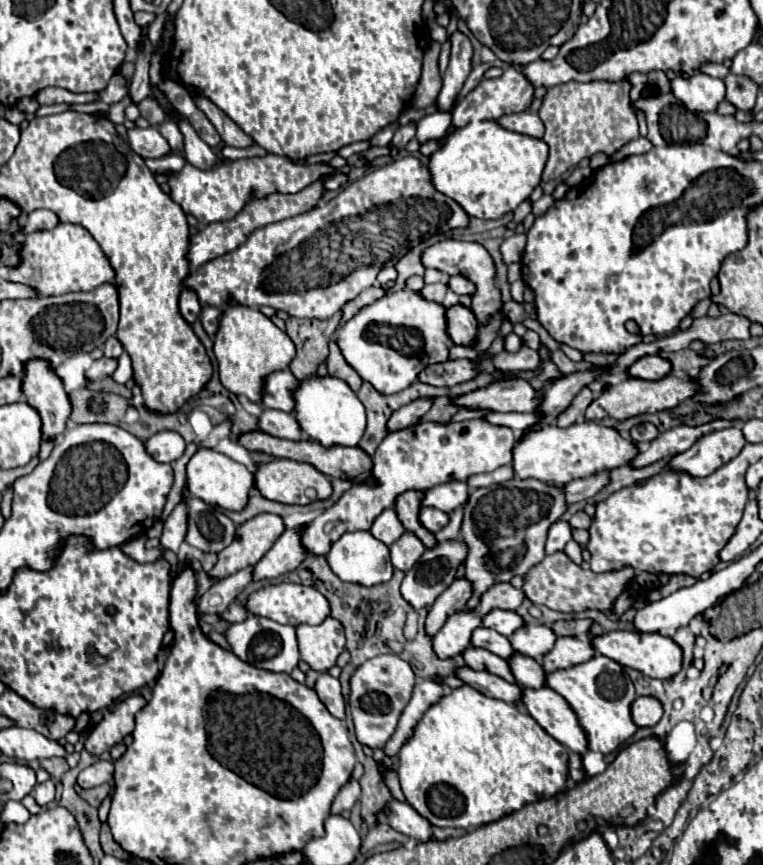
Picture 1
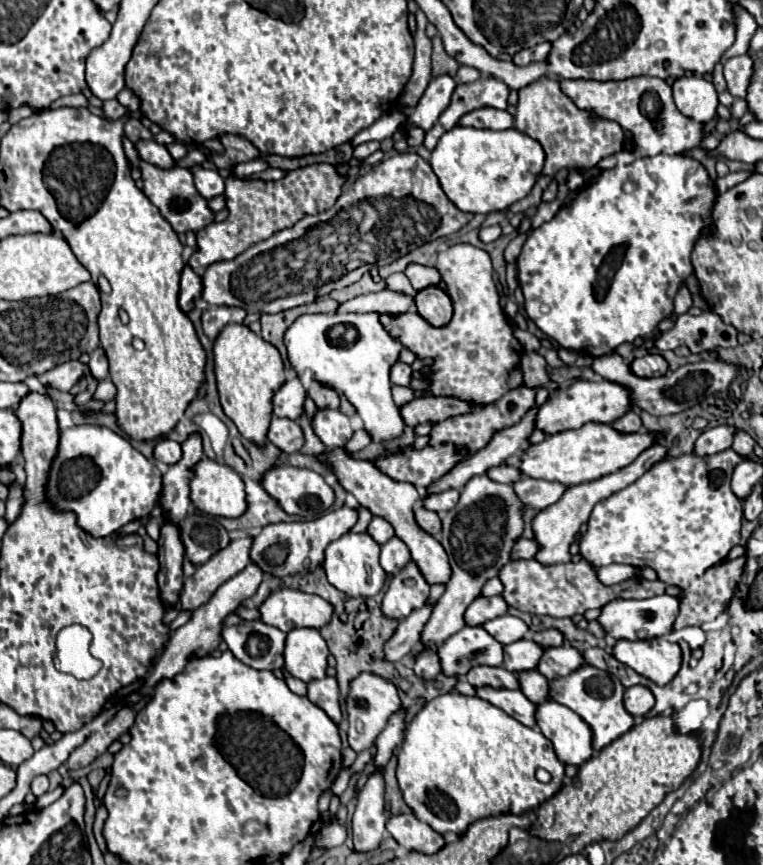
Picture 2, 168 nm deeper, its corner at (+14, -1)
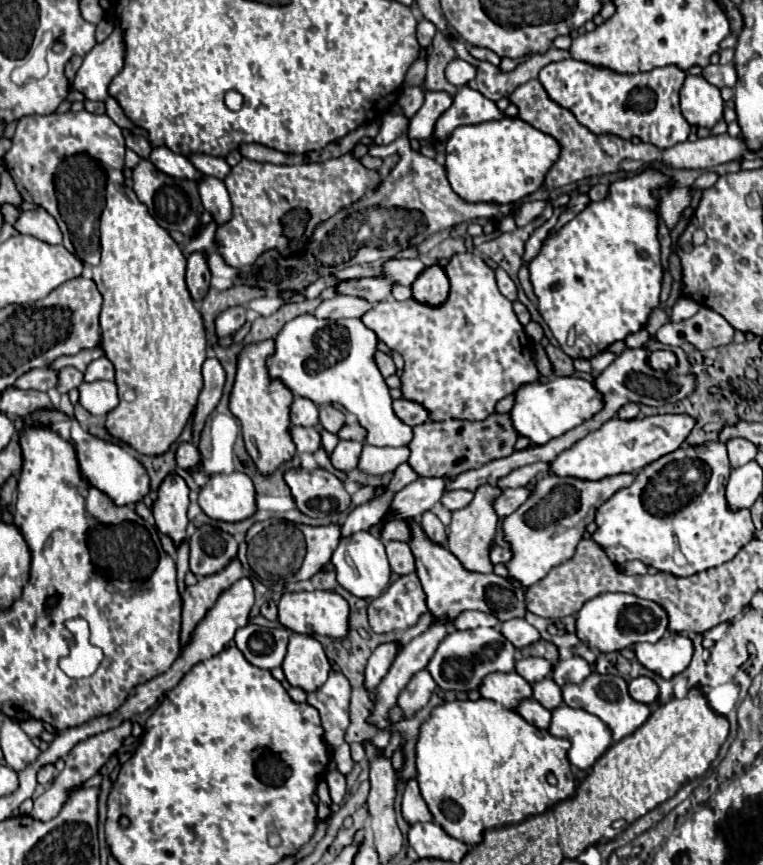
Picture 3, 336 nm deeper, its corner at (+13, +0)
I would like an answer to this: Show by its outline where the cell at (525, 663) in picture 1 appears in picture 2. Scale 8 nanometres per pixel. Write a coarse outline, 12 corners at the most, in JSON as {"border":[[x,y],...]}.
{"border":[[523,671],[521,691],[535,705],[551,699],[549,681],[537,671]]}

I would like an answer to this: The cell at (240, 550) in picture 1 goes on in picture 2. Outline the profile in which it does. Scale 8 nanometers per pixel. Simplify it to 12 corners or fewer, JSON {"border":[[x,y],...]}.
{"border":[[251,537],[231,541],[183,583],[195,611],[249,565]]}

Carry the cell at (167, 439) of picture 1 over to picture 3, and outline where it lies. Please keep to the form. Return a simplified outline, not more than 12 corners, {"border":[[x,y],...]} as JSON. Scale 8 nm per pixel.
{"border":[[192,442],[176,450],[176,464],[188,470],[200,462],[200,452]]}

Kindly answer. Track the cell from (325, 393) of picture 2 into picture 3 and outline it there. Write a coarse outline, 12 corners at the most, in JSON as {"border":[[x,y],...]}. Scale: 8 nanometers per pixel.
{"border":[[332,404],[320,410],[320,424],[328,432],[338,432],[344,414]]}

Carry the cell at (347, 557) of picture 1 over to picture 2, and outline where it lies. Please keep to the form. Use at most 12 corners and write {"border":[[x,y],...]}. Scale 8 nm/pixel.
{"border":[[345,533],[323,569],[349,597],[373,597],[387,573],[369,533]]}

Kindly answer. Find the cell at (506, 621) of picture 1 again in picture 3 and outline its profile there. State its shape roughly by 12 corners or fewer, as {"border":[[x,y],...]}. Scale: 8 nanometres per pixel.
{"border":[[524,618],[502,622],[500,632],[516,648],[540,638]]}

